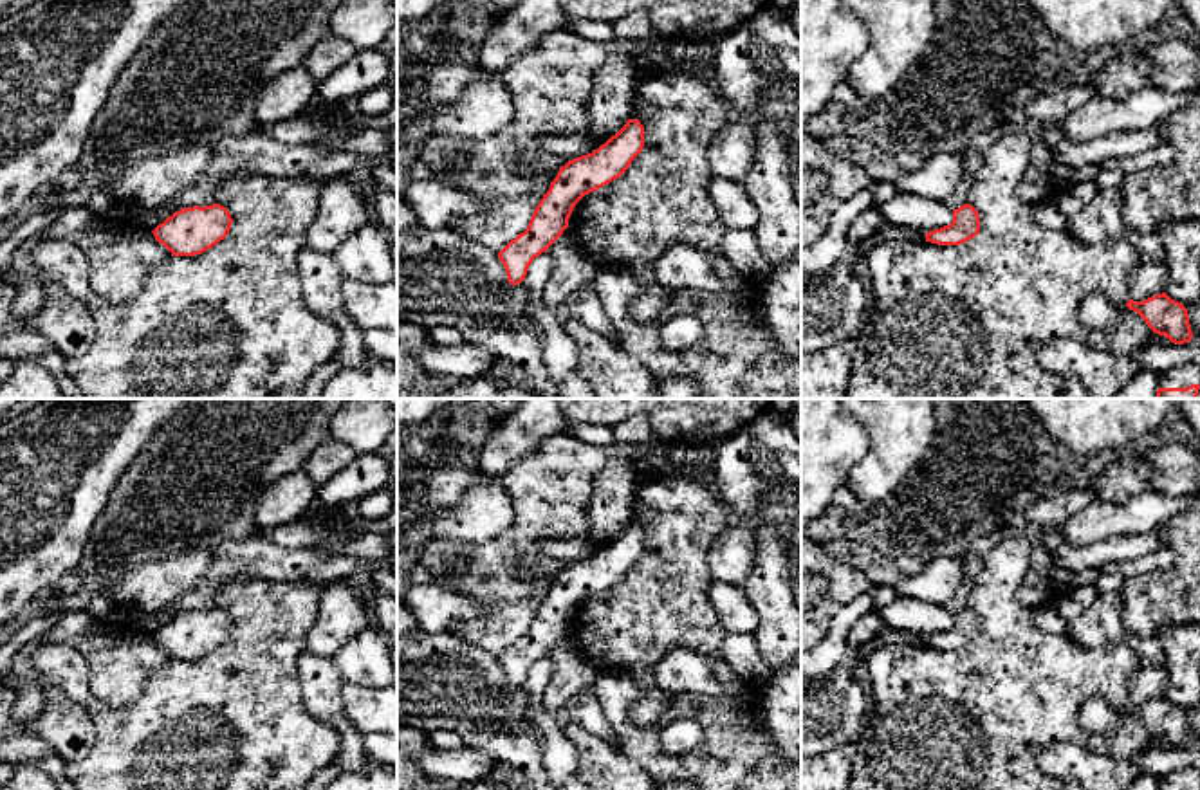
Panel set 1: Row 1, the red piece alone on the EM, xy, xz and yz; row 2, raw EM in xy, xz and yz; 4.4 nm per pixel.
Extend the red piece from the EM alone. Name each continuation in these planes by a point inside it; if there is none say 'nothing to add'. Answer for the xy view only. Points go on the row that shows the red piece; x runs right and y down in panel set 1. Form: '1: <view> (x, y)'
nothing to add

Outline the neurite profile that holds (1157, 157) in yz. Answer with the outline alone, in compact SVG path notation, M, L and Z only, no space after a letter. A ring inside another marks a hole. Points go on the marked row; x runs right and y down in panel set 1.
M1162 144L1158 148L1128 155L1128 157L1110 157L1099 164L1101 170L1121 170L1126 177L1137 171L1146 171L1151 168L1169 166L1173 152L1169 146Z

